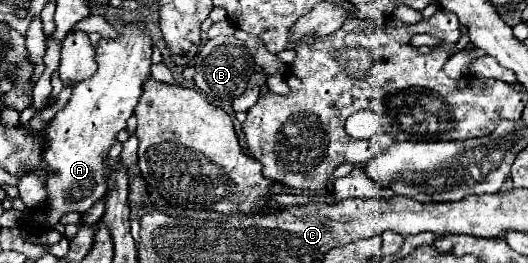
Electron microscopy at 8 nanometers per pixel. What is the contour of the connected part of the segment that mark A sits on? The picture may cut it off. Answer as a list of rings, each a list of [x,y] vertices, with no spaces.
[[[128,22],[118,30],[116,38],[102,38],[96,44],[96,64],[98,70],[92,78],[78,82],[72,90],[68,104],[54,116],[54,120],[46,126],[46,150],[42,156],[48,158],[48,166],[52,172],[46,176],[46,190],[50,206],[44,210],[35,210],[30,226],[40,230],[40,226],[54,226],[68,212],[88,212],[106,192],[106,158],[110,146],[116,142],[116,134],[126,126],[126,120],[132,116],[138,98],[142,94],[142,84],[150,76],[150,56],[152,56],[152,40],[144,22]]]

